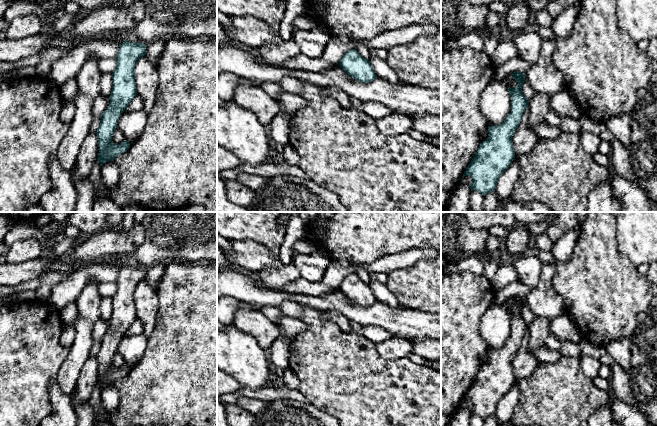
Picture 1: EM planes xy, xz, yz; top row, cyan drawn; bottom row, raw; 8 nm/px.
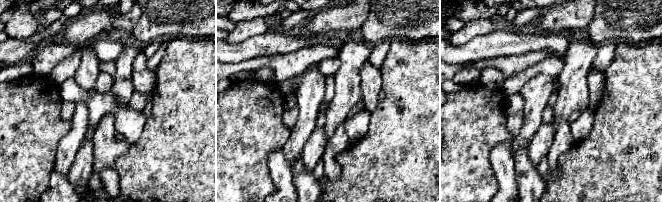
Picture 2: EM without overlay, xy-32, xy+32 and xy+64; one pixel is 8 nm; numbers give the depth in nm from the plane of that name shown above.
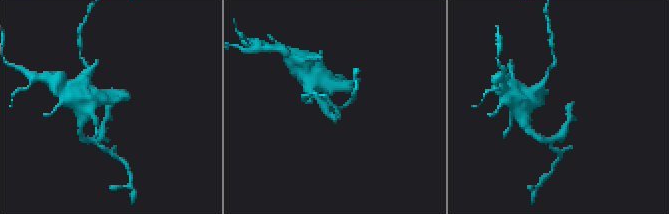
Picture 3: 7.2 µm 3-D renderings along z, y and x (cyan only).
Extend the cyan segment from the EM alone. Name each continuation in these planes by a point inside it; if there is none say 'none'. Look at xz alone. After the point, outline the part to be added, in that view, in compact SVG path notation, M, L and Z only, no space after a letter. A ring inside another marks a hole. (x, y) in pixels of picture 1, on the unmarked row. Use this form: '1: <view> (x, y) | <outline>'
none

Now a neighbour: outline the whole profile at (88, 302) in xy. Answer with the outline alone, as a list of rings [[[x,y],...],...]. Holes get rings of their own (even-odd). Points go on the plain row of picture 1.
[[[90,281],[75,300],[79,316],[73,326],[76,330],[75,340],[70,352],[57,374],[57,381],[62,390],[70,395],[75,389],[80,370],[87,359],[93,346],[92,331],[94,323],[100,316],[101,296],[98,292],[99,284]]]

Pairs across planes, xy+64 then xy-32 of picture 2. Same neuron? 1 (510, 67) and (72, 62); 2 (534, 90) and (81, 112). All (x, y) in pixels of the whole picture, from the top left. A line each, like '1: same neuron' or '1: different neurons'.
1: same neuron
2: same neuron

